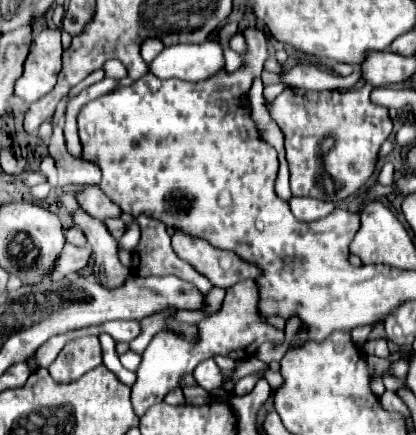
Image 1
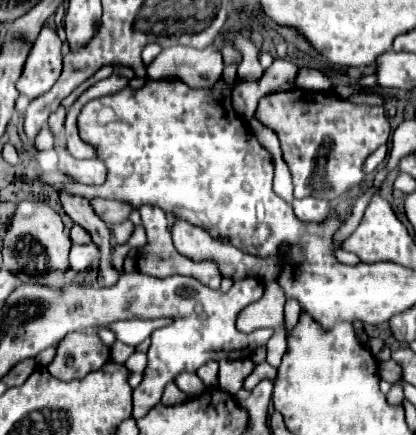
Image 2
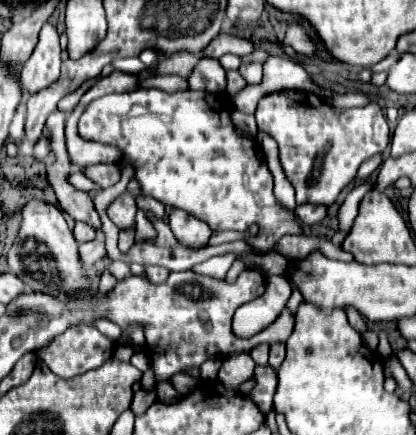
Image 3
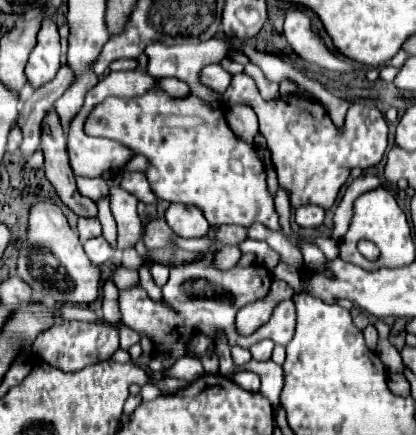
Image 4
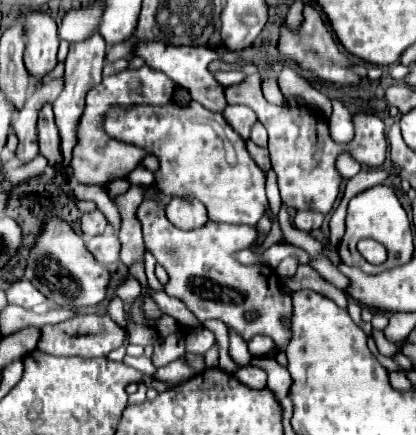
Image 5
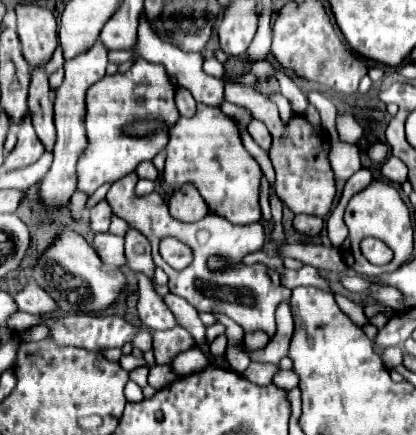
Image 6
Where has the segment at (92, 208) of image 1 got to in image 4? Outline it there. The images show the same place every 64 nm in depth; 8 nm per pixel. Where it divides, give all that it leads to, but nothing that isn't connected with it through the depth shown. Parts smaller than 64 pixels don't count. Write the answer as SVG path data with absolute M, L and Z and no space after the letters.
M116 188L112 214L118 224L118 250L126 246L134 246L140 238L140 218L136 212L138 200L122 188Z

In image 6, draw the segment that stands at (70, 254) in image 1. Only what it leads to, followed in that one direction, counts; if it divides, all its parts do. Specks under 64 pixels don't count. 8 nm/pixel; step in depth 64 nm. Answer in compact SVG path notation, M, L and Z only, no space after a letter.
M110 232L104 234L96 234L92 248L96 250L96 254L100 256L100 260L104 264L110 266L124 266L124 238L122 236L114 236Z

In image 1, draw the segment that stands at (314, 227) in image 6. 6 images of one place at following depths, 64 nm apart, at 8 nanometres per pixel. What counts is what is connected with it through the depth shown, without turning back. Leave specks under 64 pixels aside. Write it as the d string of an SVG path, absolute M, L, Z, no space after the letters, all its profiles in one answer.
M292 196L290 198L290 208L292 208L292 214L298 220L310 222L310 220L318 220L318 218L328 216L336 208L336 204L332 204L328 200L312 200L312 198L296 198L296 196Z

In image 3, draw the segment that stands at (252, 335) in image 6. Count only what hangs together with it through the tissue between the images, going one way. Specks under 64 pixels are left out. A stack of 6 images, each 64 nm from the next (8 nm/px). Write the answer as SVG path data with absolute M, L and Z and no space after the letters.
M261 344L256 346L250 351L250 355L256 364L265 365L268 363L269 345Z

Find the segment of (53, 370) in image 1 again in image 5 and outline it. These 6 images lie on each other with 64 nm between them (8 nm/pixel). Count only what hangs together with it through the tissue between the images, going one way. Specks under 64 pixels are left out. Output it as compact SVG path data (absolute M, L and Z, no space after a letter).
M84 314L60 324L46 324L40 328L40 340L36 350L50 356L80 356L84 360L108 356L112 350L120 348L124 342L124 330L114 324L106 314Z

